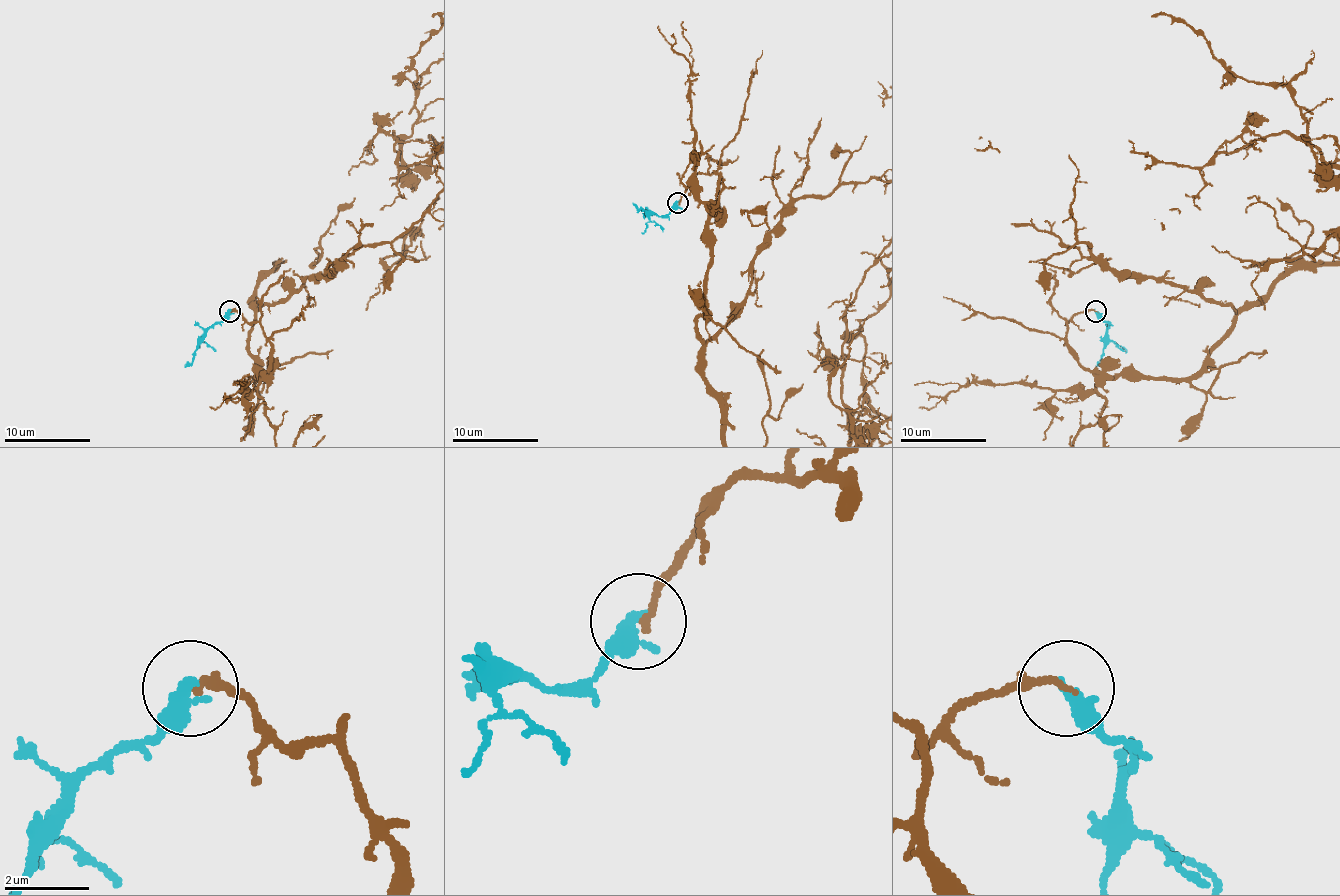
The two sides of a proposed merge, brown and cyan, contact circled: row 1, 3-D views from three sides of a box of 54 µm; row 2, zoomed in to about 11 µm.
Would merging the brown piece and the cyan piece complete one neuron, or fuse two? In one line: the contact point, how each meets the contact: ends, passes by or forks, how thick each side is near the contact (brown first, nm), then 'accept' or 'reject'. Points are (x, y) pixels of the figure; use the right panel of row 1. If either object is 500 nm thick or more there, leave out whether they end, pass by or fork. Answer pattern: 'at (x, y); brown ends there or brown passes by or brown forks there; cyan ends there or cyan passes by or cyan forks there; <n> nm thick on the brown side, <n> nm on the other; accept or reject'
at (1095, 311); brown ends there; cyan ends there; 140 nm thick on the brown side, 420 nm on the other; accept

